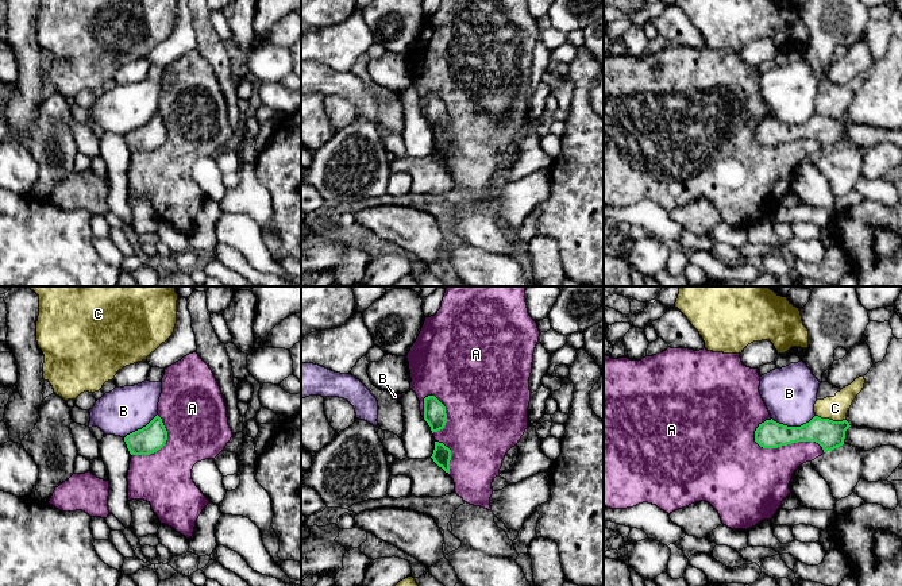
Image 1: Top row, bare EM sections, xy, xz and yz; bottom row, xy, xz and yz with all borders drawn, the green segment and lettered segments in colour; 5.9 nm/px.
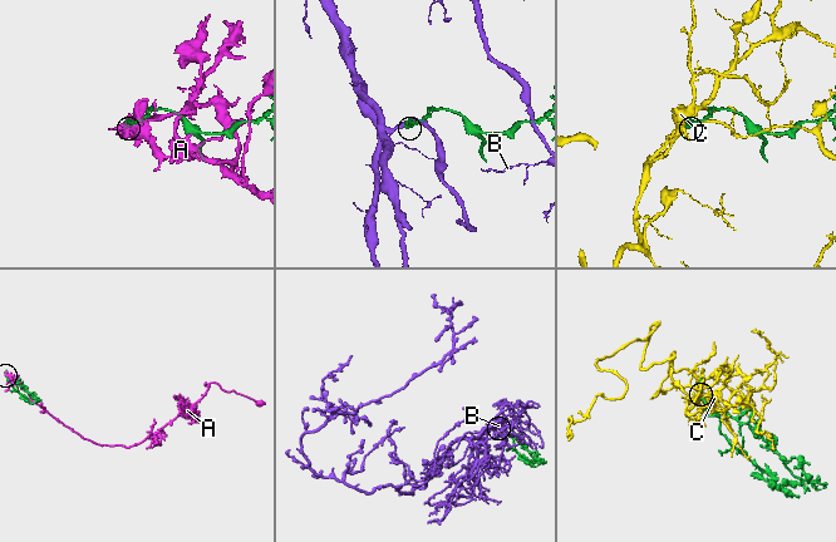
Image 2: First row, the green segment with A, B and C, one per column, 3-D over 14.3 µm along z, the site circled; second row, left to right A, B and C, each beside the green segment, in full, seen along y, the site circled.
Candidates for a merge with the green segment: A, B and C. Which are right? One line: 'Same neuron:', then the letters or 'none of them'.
Same neuron: none of them

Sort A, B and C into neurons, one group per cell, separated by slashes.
A / B / C

